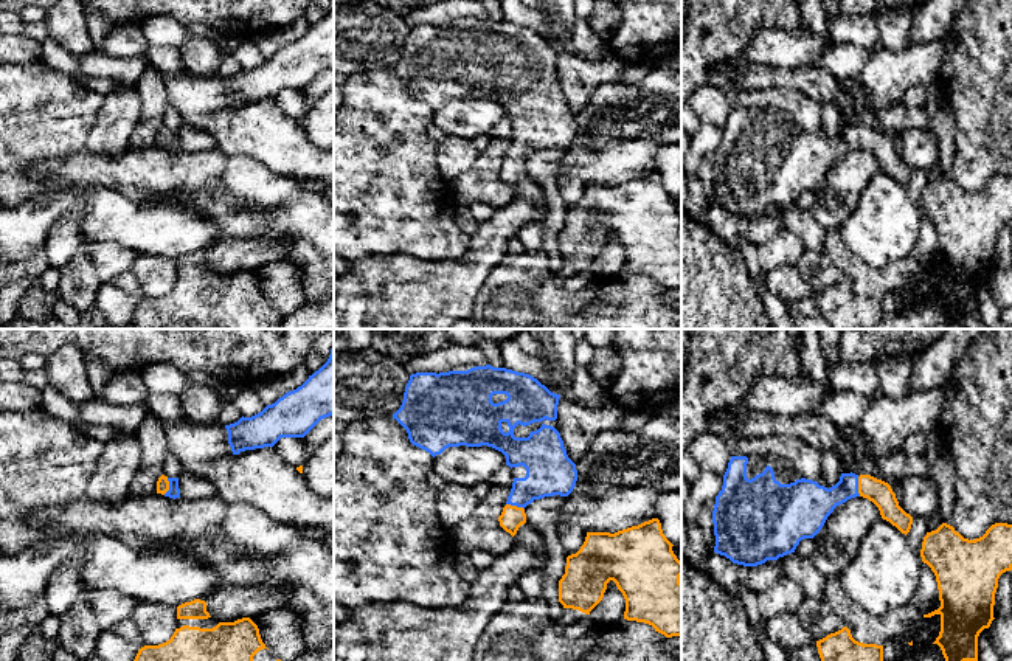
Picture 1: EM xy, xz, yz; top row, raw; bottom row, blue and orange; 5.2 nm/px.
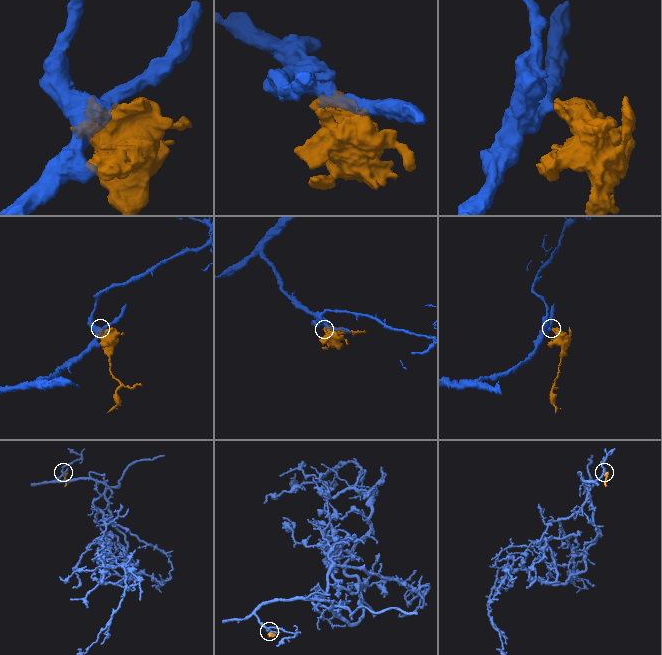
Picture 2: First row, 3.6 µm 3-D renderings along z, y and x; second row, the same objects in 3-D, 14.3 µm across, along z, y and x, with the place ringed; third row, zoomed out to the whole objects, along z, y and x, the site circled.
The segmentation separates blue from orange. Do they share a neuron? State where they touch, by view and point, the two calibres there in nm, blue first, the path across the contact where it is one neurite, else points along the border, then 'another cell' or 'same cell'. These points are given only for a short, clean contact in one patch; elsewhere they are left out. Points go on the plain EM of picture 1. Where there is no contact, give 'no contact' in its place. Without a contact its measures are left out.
meets blue in yz at (857, 138); 200 nm thick on the blue side, 120 nm on the other; runs through yz (812, 155), (857, 138), (868, 138), (879, 145); same cell

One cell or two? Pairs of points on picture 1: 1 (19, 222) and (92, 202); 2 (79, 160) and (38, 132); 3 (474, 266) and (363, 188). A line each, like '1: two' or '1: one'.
1: one
2: two
3: two

